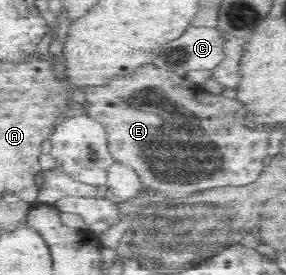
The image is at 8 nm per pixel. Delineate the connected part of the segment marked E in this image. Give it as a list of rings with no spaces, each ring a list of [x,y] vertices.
[[[152,64],[142,65],[129,75],[112,77],[109,84],[83,88],[88,102],[85,113],[106,129],[107,143],[114,162],[131,166],[145,187],[150,190],[160,189],[167,199],[178,198],[179,203],[187,195],[203,190],[218,189],[218,186],[244,186],[254,182],[264,170],[264,158],[268,156],[268,130],[264,126],[246,128],[236,124],[226,112],[228,99],[200,88],[200,100],[204,100],[202,114],[202,102],[194,102],[198,100],[196,94],[199,88],[185,76],[182,78]]]

